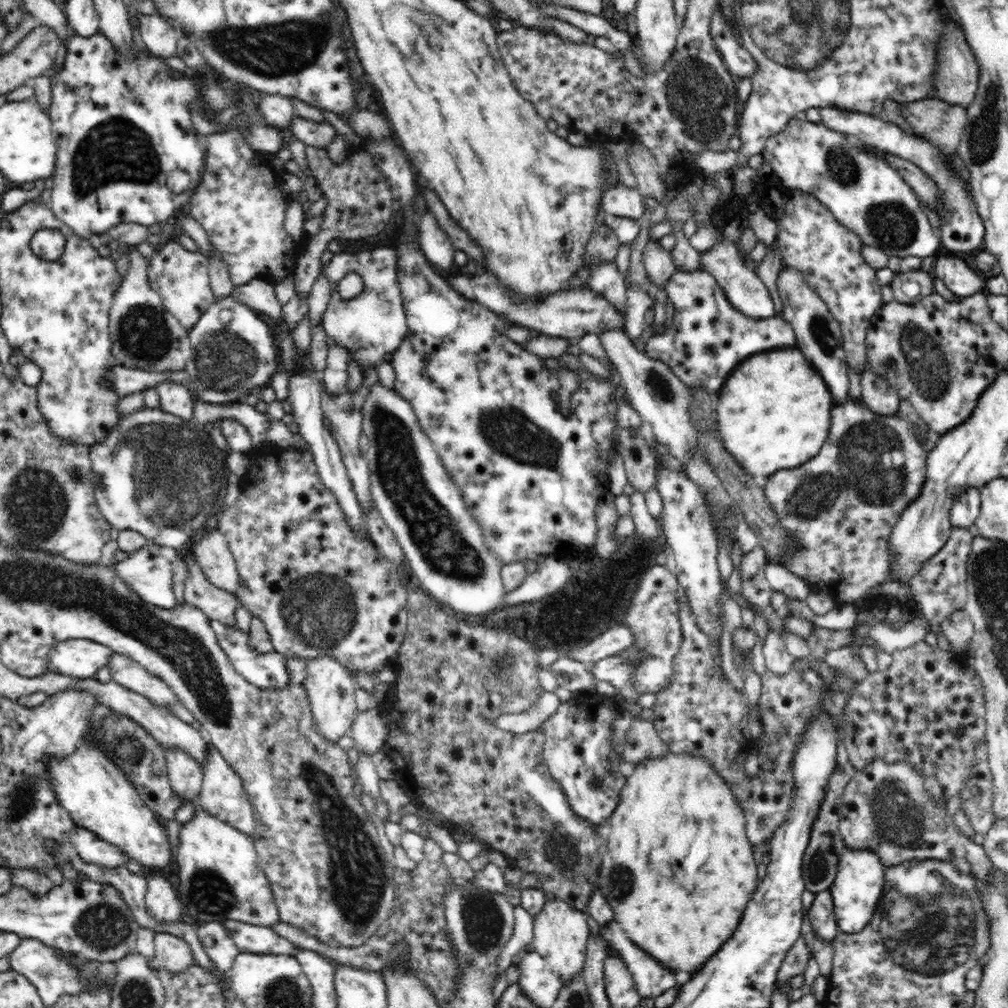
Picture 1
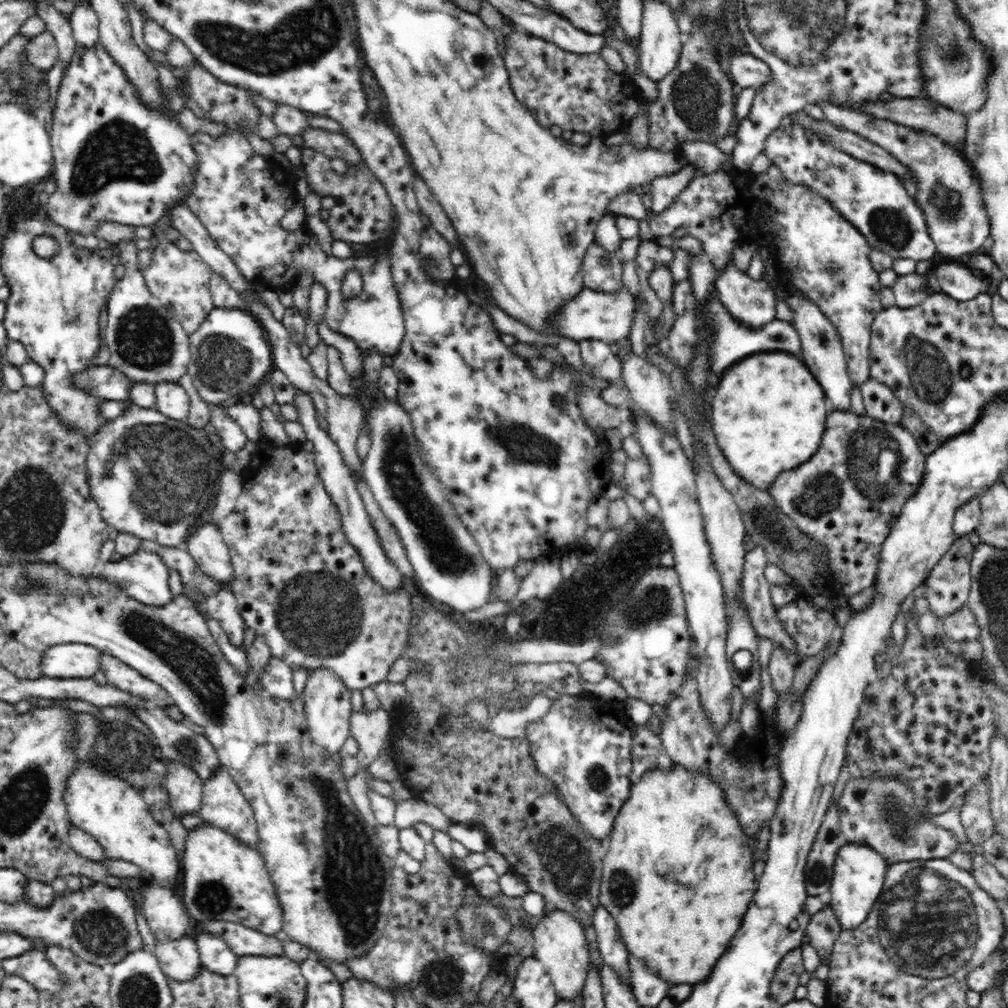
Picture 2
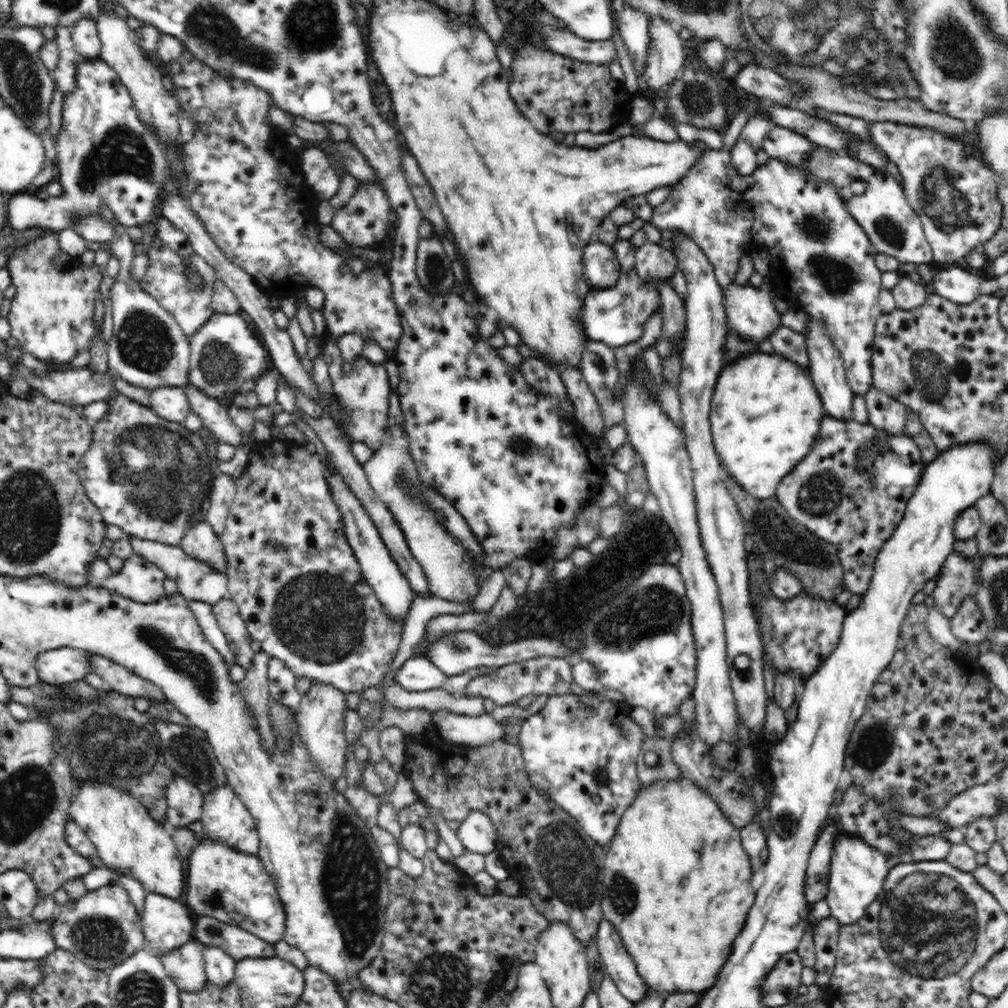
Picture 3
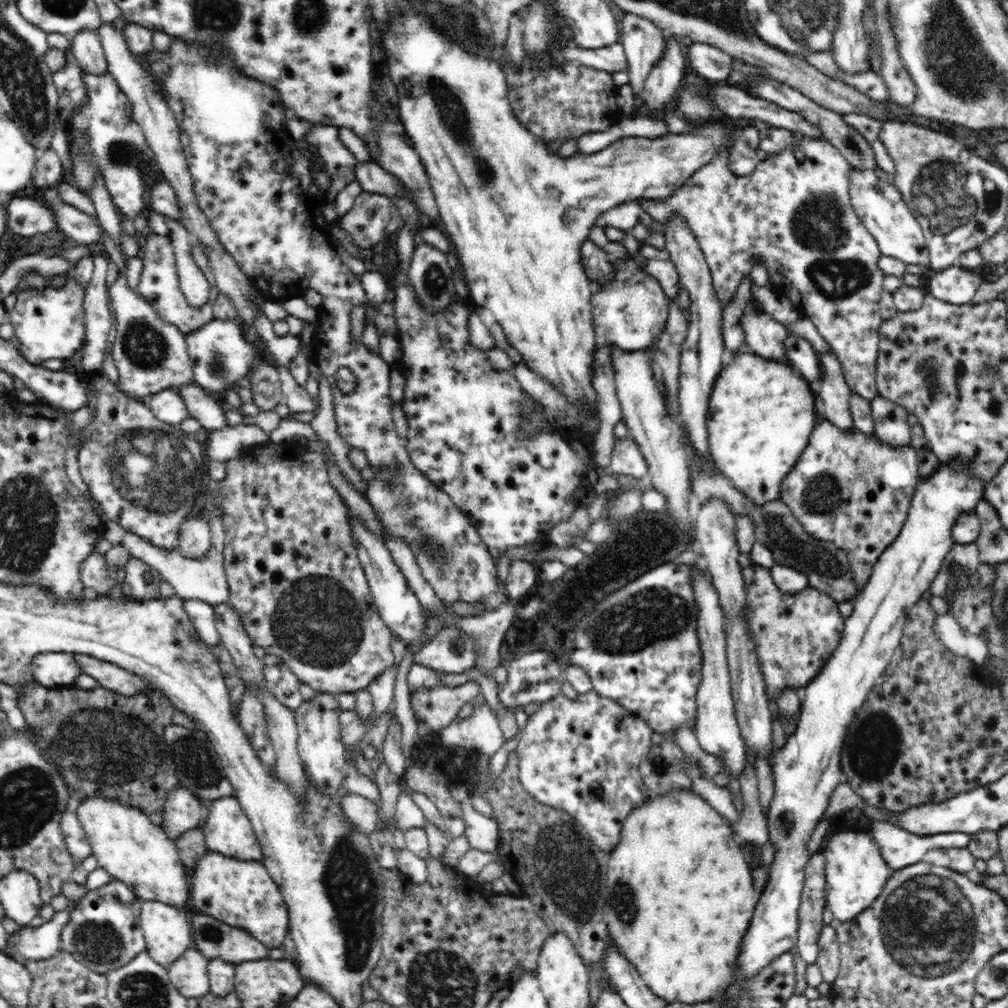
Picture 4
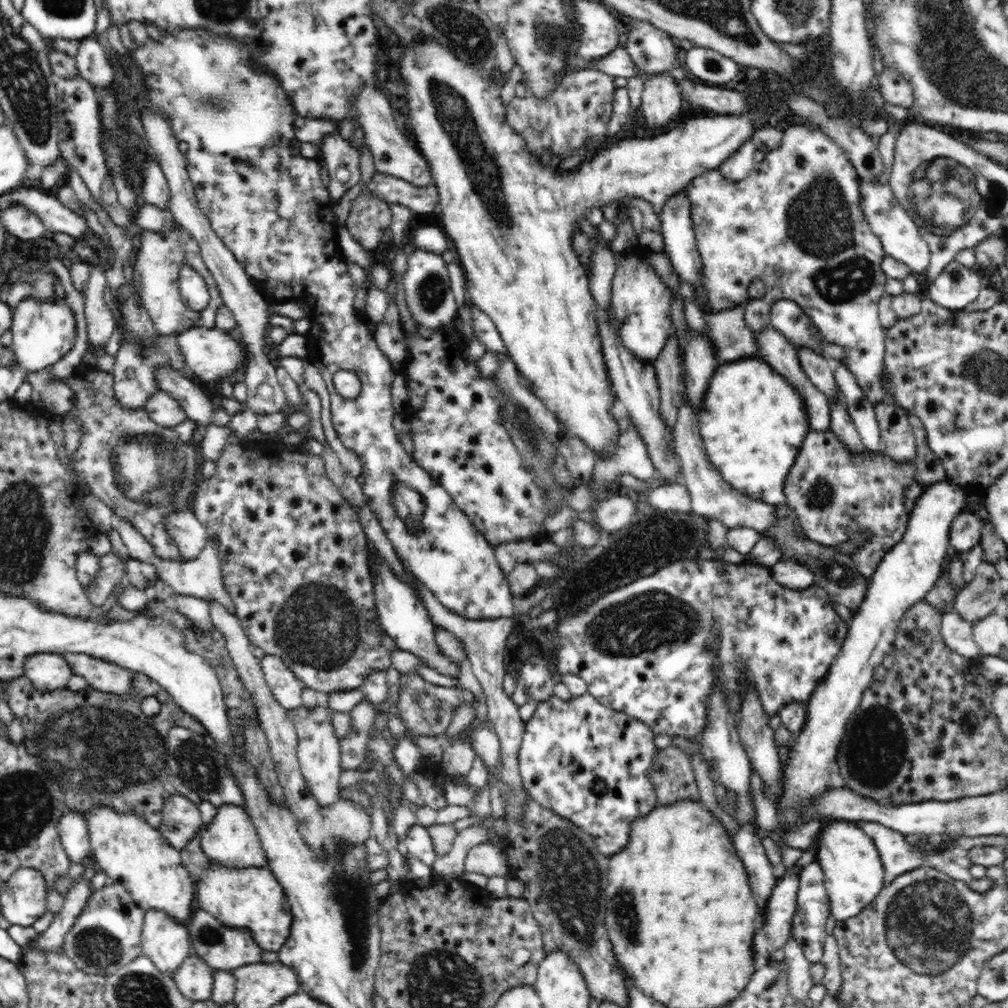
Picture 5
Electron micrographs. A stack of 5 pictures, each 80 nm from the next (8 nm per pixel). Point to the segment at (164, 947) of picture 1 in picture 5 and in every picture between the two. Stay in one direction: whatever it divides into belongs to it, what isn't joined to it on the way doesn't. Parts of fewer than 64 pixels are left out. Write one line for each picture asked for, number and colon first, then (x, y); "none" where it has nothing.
2: (179, 959)
3: (185, 965)
4: (189, 974)
5: (194, 978)

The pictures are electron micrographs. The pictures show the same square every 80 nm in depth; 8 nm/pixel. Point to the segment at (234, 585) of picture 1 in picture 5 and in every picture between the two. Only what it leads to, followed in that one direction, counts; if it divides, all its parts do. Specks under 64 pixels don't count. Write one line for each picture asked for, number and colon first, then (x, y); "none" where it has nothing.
2: (207, 546)
3: (200, 542)
4: (194, 542)
5: (190, 536)

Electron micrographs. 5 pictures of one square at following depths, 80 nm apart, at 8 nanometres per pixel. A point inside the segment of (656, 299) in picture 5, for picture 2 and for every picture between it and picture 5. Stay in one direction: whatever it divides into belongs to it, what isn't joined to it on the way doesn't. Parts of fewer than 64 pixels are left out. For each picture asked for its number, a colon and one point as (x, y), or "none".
2: (602, 316)
3: (616, 316)
4: (631, 312)

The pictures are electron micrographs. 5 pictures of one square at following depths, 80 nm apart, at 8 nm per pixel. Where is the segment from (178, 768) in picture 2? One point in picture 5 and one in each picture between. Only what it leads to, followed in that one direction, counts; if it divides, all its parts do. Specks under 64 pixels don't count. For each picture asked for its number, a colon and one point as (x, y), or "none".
3: (185, 801)
4: (182, 812)
5: (181, 820)

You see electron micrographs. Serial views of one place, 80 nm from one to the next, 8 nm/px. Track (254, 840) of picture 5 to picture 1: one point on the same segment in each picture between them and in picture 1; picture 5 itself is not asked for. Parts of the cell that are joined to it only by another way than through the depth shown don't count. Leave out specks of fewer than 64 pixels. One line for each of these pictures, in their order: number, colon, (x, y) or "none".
1: (223, 795)
2: (223, 805)
3: (225, 818)
4: (227, 829)

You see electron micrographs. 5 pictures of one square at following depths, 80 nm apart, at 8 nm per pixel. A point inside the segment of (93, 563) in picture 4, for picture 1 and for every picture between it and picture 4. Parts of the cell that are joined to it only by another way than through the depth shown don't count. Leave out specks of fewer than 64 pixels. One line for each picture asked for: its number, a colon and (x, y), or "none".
1: (146, 571)
2: (143, 575)
3: (139, 580)

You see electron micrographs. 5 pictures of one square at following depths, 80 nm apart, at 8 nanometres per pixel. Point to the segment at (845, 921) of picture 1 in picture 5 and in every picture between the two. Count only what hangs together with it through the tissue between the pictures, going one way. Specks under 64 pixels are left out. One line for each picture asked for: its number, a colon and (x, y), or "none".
2: (859, 871)
3: (858, 871)
4: (856, 871)
5: (853, 871)

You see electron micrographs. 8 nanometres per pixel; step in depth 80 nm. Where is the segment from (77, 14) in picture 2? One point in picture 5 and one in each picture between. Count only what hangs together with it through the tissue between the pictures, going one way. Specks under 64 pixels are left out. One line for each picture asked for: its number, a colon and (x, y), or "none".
3: (84, 34)
4: (86, 47)
5: (92, 60)

